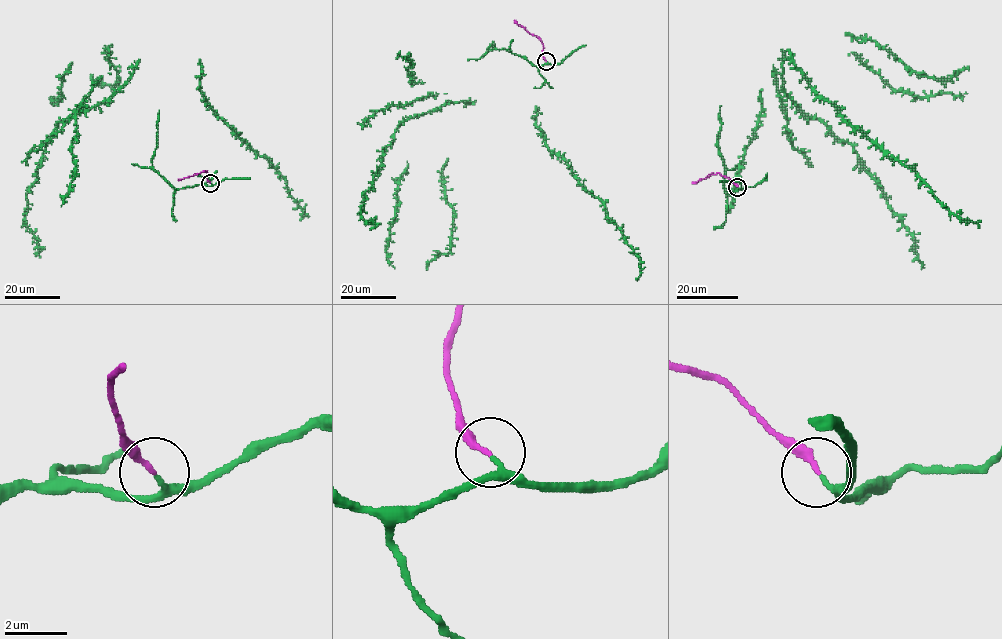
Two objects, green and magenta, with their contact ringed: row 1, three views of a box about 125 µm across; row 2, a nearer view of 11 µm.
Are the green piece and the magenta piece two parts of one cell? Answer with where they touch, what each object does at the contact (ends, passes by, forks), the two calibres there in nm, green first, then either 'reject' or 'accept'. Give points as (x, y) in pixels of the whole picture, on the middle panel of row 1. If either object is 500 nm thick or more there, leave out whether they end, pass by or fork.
at (546, 61); green passes by; magenta ends there; 170 nm thick on the green side, 200 nm on the other; accept

